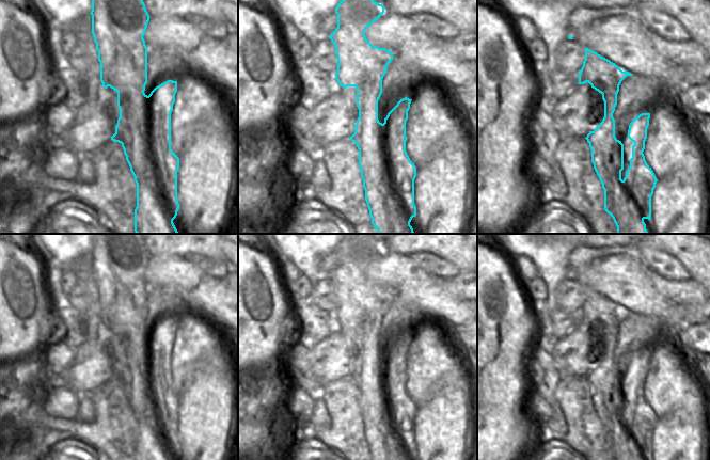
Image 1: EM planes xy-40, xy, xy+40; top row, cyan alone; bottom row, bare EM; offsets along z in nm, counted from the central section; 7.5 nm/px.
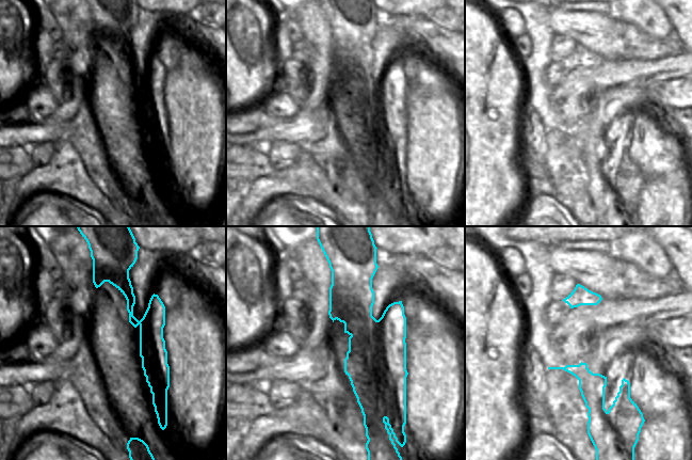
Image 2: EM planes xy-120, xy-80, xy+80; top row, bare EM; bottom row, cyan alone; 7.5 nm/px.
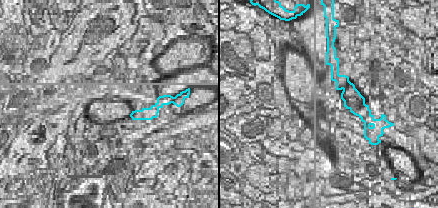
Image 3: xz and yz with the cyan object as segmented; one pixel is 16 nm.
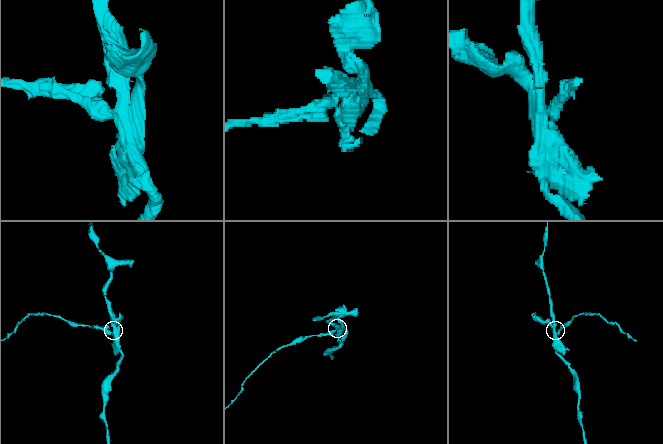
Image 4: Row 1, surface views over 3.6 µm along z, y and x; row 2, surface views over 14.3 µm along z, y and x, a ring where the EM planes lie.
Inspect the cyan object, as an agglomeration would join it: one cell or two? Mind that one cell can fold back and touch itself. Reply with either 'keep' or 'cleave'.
cleave

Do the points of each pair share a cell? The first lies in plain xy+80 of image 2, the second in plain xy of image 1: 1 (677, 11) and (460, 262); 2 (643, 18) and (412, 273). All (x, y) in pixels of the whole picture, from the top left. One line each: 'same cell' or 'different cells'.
1: same cell
2: different cells

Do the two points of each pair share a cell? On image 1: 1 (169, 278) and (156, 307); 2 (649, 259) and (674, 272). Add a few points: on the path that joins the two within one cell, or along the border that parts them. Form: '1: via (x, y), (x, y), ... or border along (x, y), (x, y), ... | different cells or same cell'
1: border along (147, 286), (173, 288), (178, 297), (179, 308) | different cells
2: via (656, 260), (667, 267) | same cell

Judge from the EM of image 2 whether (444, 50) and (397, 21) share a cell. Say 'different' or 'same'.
same

